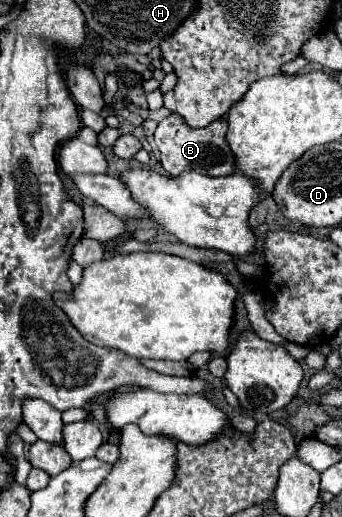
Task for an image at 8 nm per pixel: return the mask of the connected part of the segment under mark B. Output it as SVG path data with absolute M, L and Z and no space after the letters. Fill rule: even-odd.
M170 113L158 123L158 129L154 133L154 141L160 151L160 163L162 167L176 177L184 171L196 171L202 175L230 175L236 169L236 157L232 149L226 143L226 129L228 121L218 119L202 129L192 129L186 125L186 121L178 113Z

